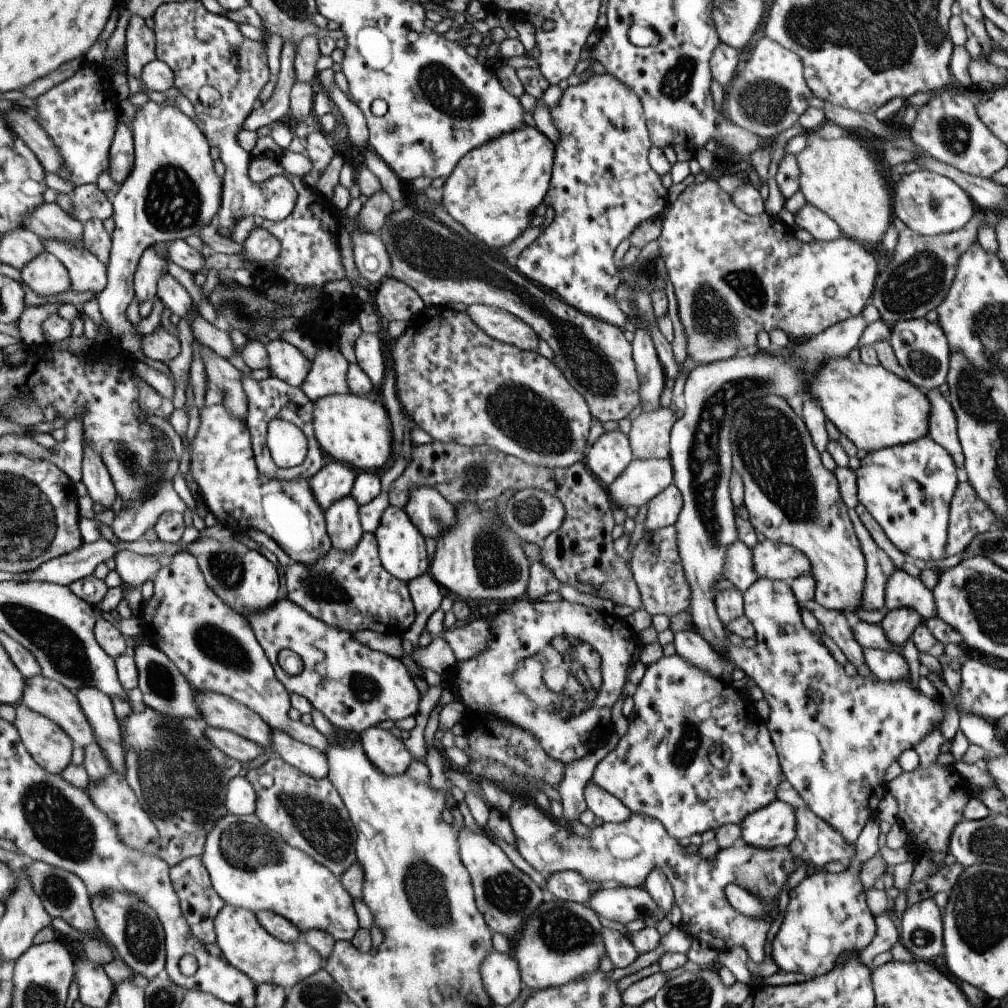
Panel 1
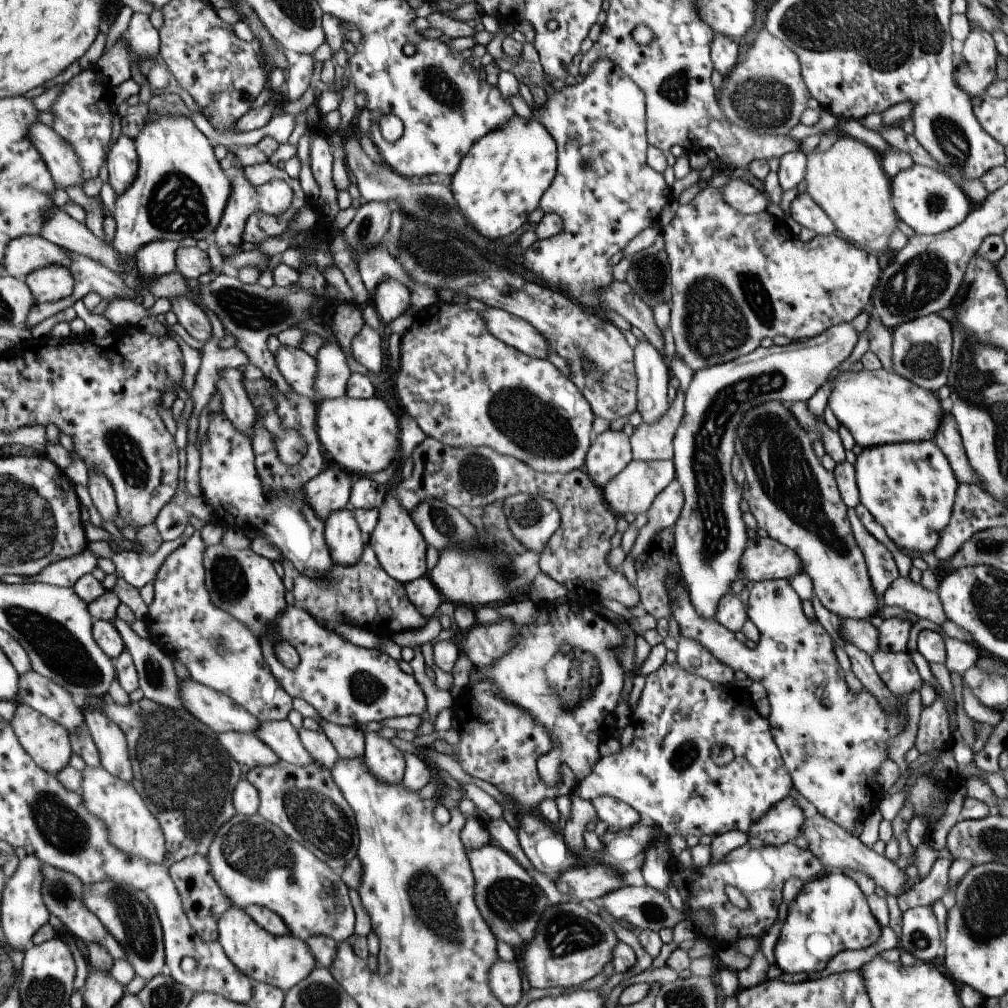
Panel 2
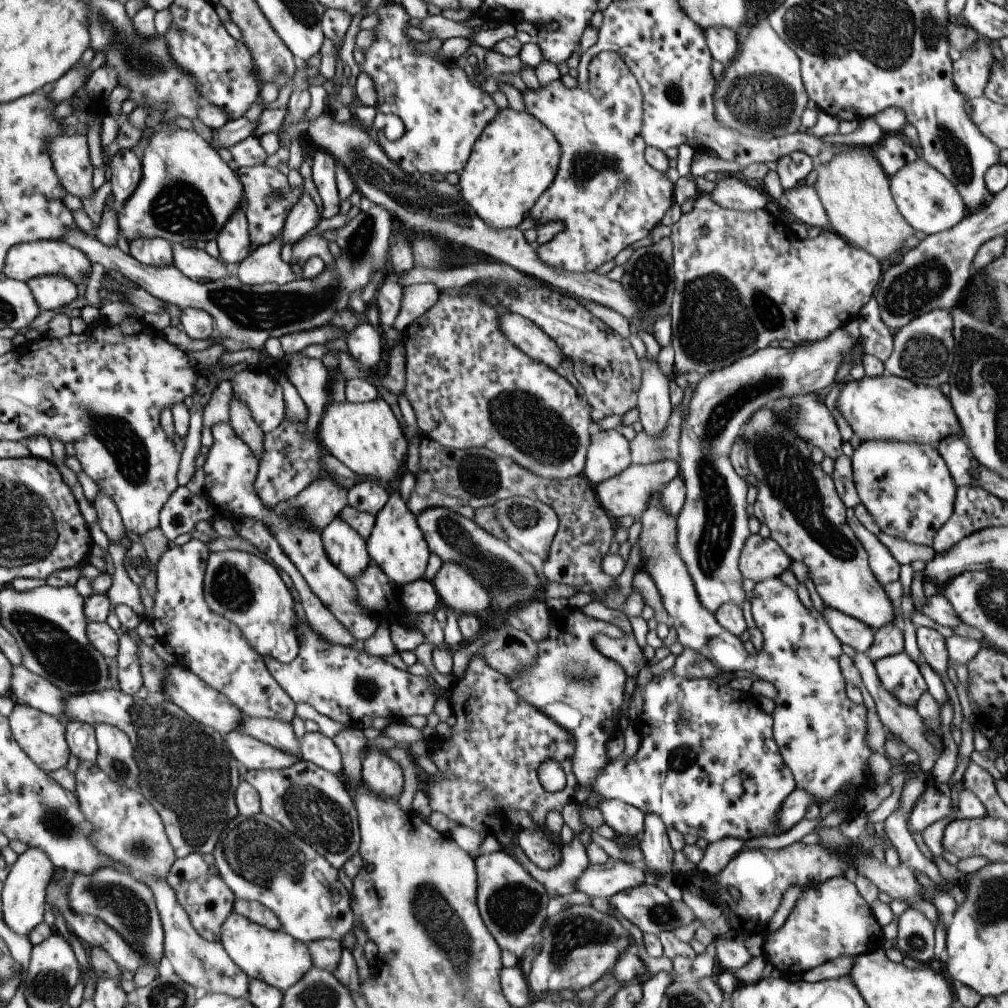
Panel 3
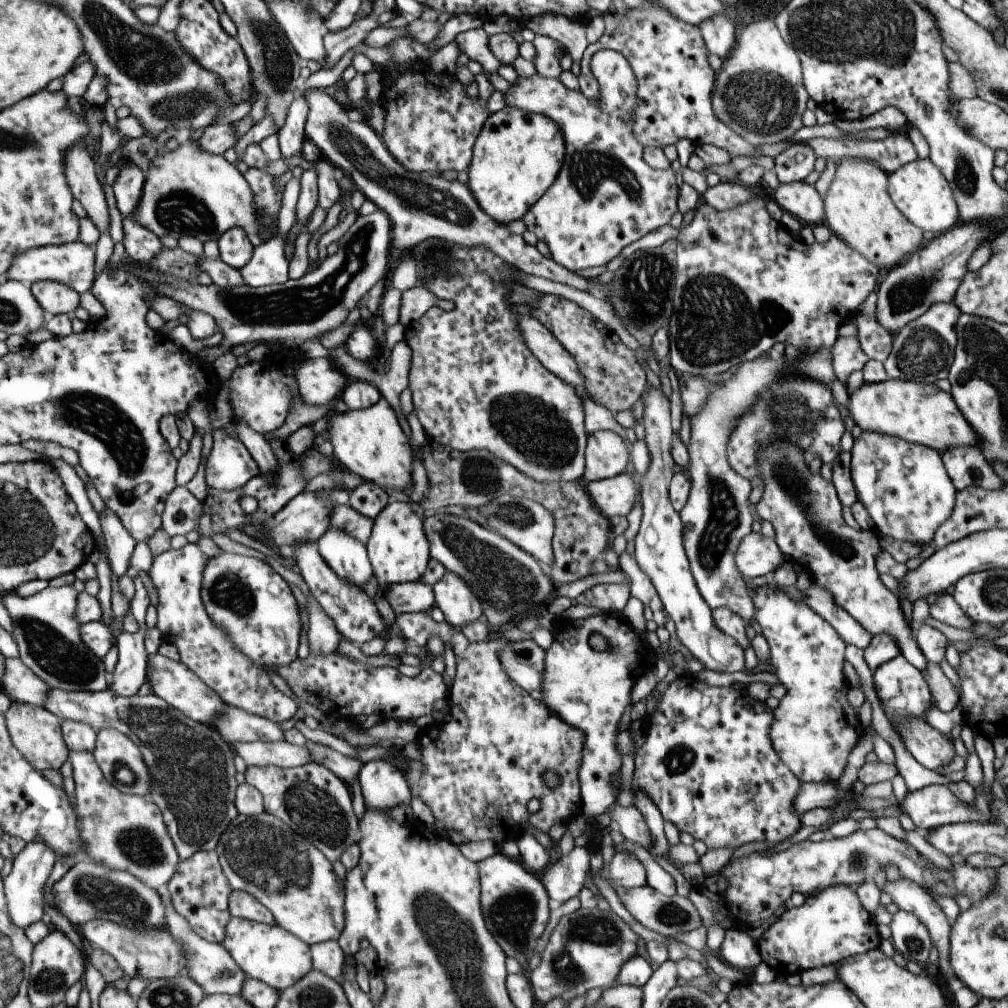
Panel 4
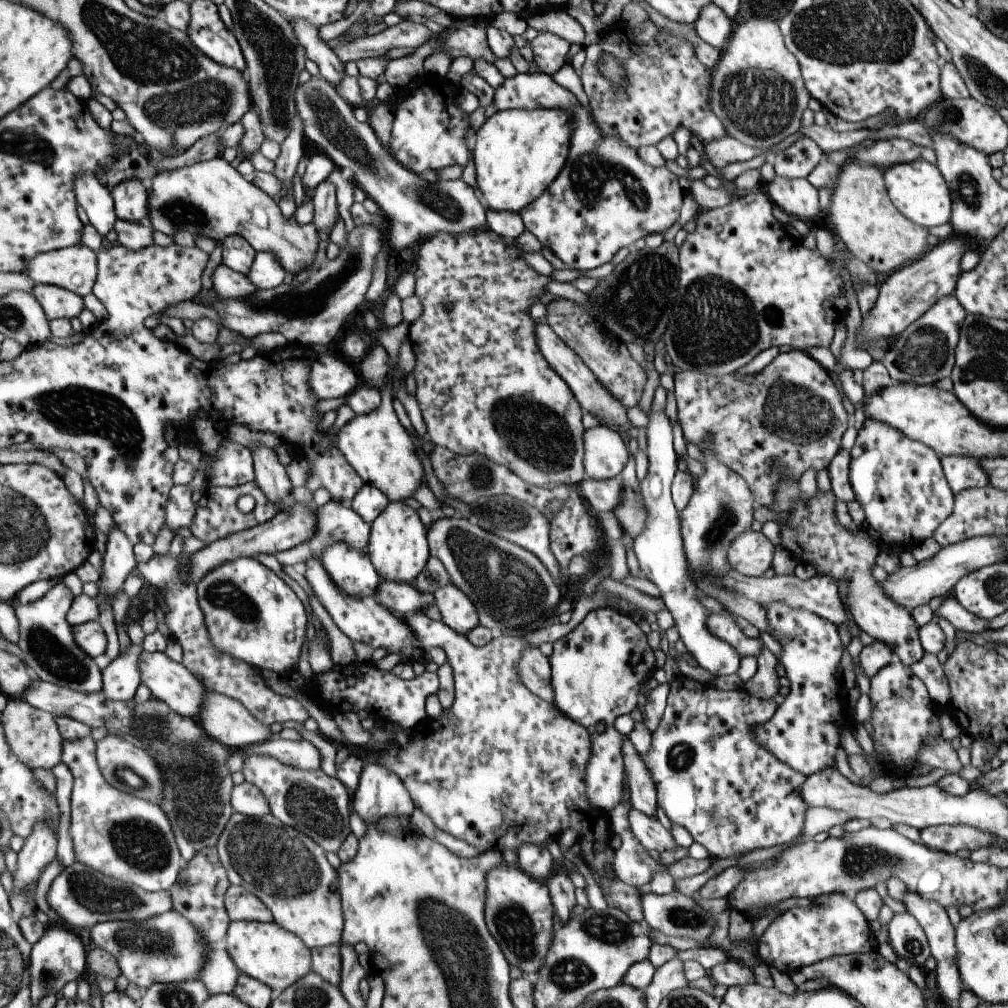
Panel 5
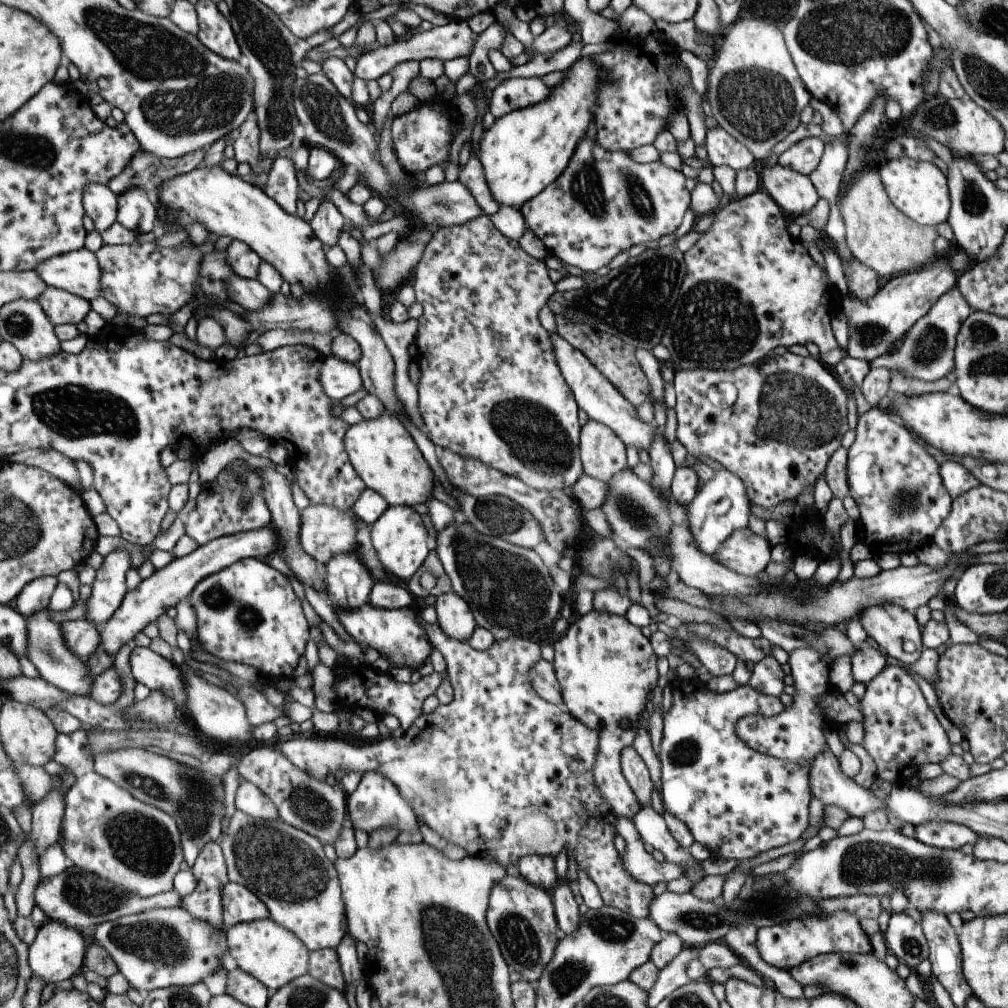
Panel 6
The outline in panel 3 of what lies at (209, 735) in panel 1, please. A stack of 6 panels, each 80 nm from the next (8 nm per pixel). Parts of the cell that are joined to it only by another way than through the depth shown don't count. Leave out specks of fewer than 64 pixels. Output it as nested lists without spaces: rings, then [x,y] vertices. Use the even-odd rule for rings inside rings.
[[[237,731],[227,733],[224,741],[231,756],[247,769],[284,769],[301,761],[297,755],[273,748]]]

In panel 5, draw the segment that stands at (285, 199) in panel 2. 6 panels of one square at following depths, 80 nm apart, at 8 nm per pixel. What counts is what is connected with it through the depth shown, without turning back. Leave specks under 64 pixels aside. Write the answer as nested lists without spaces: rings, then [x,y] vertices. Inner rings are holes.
[[[229,235],[222,241],[221,265],[225,265],[236,273],[246,275],[254,261],[255,251],[244,238],[237,235]]]

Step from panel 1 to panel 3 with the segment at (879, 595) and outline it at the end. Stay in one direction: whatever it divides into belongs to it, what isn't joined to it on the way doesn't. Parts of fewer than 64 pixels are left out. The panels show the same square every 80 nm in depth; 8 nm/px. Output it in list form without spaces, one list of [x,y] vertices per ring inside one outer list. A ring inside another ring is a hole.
[[[846,509],[846,523],[847,526],[853,531],[857,540],[863,545],[867,553],[868,565],[875,575],[875,578],[884,587],[888,582],[897,581],[899,576],[899,566],[887,548],[879,542],[875,535],[869,533],[863,527],[855,516],[853,509]]]

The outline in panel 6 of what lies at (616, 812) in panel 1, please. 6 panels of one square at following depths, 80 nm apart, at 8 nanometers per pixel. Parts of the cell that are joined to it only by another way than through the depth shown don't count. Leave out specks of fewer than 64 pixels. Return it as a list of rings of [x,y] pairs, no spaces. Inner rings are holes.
[[[650,805],[637,810],[635,816],[631,816],[631,822],[643,844],[649,844],[653,850],[662,853],[666,862],[679,864],[683,868],[685,880],[697,883],[703,878],[703,870],[691,858],[688,848],[682,848],[673,840],[663,818]]]

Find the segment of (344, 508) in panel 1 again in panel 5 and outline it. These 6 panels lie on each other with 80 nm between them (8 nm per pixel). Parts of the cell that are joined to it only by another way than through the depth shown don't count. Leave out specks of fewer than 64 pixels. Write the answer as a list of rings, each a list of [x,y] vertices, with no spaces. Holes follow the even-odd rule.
[[[345,542],[331,543],[320,562],[331,582],[350,597],[373,596],[377,574],[367,554],[348,547]]]

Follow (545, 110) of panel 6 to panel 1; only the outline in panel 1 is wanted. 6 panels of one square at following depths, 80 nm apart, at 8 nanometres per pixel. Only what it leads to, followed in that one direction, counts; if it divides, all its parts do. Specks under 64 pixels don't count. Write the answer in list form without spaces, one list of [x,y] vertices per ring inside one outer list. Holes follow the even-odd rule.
[[[523,124],[497,135],[457,161],[442,185],[441,205],[489,248],[505,246],[535,223],[534,210],[545,200],[553,157],[554,144],[536,126]]]

